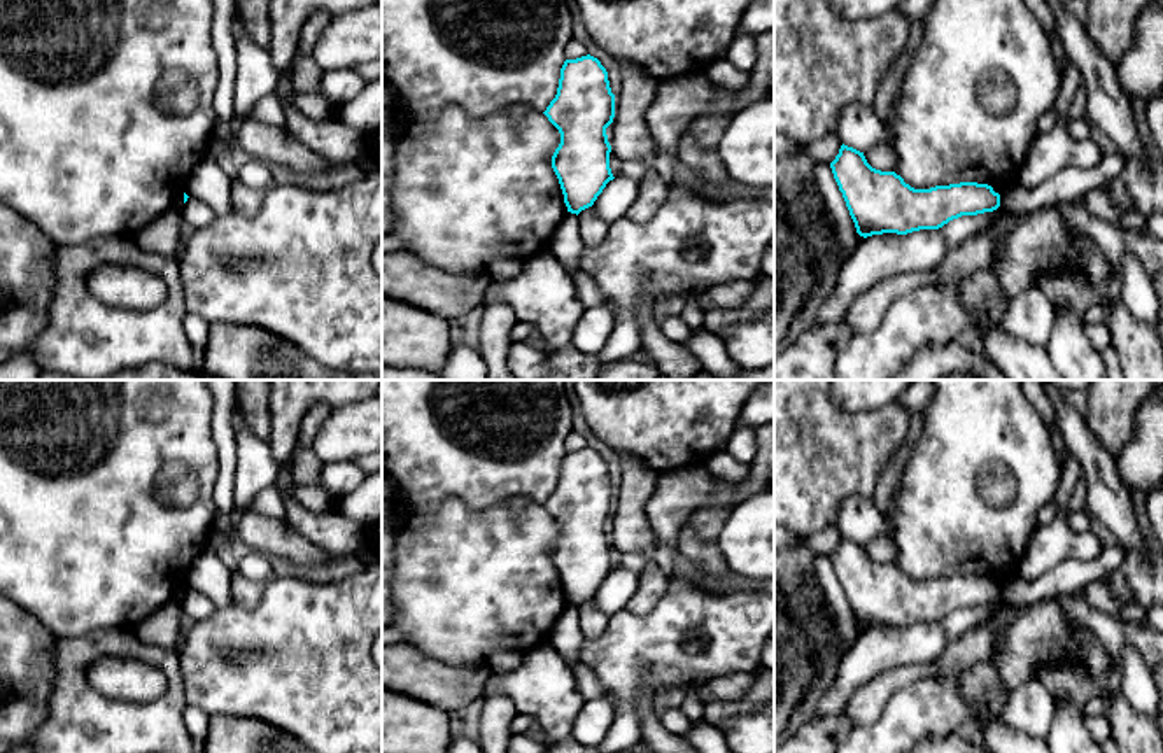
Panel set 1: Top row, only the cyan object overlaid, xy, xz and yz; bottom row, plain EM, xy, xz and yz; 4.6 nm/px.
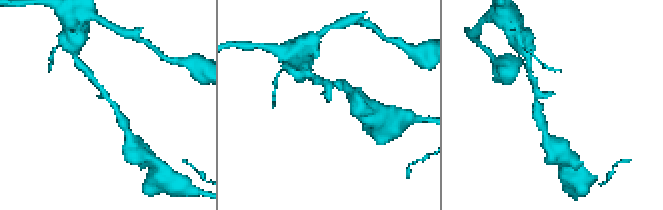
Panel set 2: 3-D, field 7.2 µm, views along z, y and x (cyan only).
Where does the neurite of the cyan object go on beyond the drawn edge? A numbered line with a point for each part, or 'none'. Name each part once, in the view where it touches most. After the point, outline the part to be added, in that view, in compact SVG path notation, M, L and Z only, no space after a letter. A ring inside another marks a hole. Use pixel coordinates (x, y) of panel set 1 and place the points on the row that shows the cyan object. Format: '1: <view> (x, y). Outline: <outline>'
none

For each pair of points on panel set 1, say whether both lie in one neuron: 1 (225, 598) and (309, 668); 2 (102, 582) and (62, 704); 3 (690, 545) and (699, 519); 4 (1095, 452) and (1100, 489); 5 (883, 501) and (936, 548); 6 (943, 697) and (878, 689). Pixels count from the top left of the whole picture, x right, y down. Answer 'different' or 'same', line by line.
1: different
2: different
3: different
4: same
5: different
6: different

